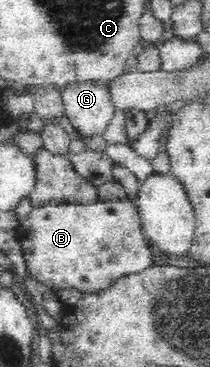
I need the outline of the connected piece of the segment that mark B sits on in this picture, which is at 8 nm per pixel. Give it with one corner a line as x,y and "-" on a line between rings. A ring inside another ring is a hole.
127,196
125,199
105,199
98,200
94,203
75,203
71,201
55,201
55,199
49,199
40,205
34,206
25,217
25,220
21,222
16,228
17,239
23,246
24,250
24,259
26,261
27,272
31,274
32,278
35,278
37,281
45,284
51,290
59,290
59,288
75,288
81,292
93,292
101,290
103,287
106,287
114,278
117,278
119,275
124,274
133,274
141,272
142,270
147,270
151,266
155,266
159,262
159,255
163,257
163,254
159,254
155,248
153,248
147,235
143,232
142,224
140,223
140,216
138,215
138,208
136,203
133,202
133,198

